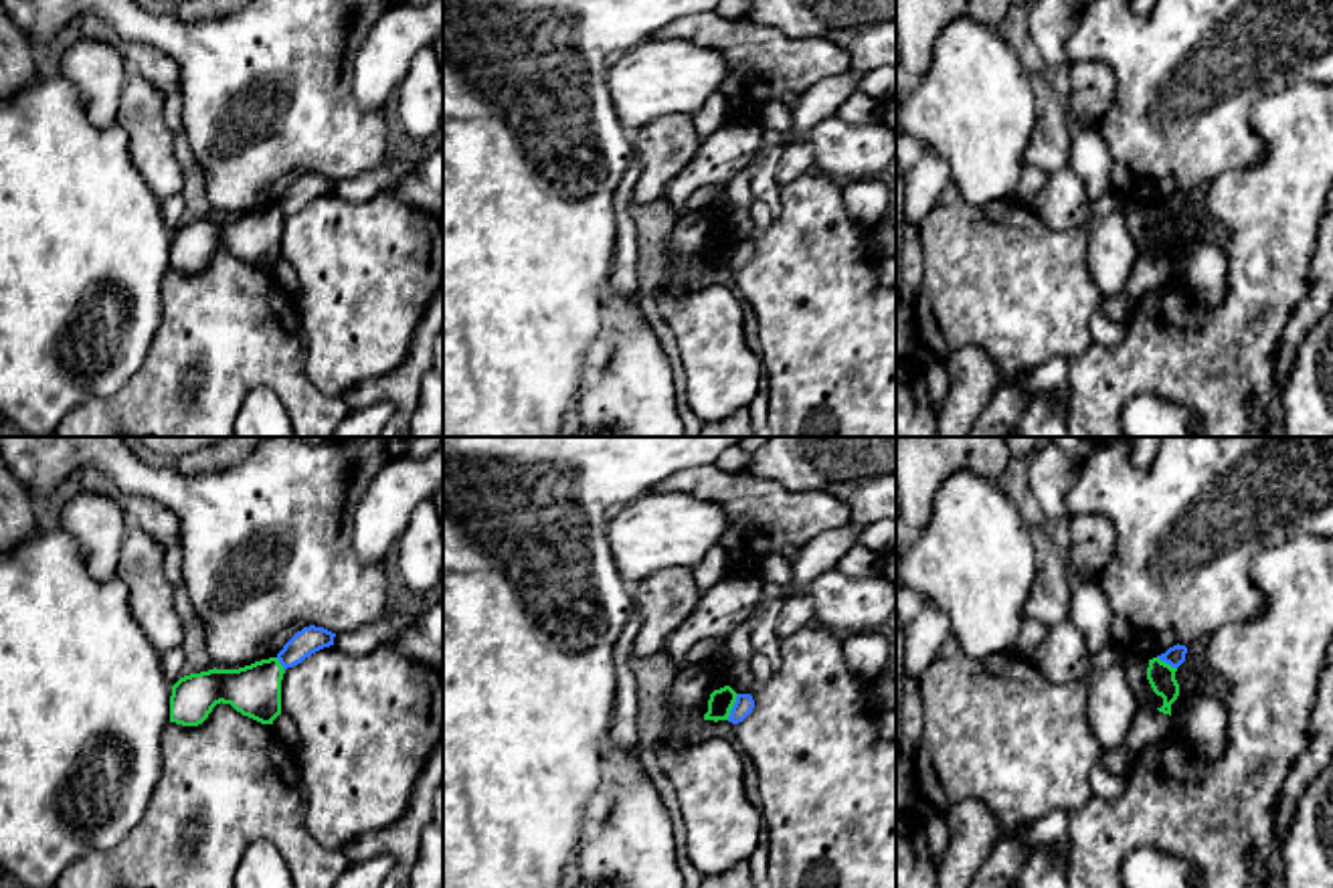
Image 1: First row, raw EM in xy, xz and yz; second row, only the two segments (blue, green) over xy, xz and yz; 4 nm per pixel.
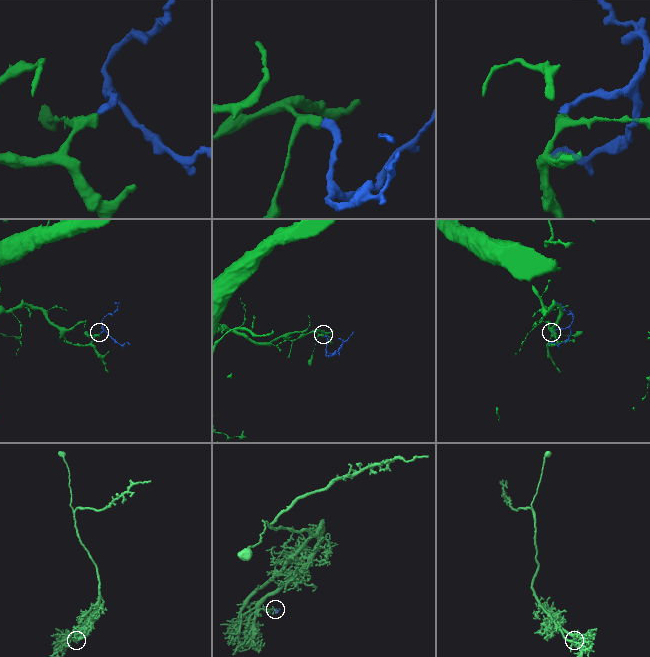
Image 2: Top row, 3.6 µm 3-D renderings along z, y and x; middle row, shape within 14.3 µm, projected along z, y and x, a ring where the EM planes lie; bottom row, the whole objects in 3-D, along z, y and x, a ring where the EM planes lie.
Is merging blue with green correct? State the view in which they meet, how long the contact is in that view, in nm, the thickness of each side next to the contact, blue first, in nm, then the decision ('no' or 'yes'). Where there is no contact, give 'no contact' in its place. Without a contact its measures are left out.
xz | 120 nm | 80/100 nm | no

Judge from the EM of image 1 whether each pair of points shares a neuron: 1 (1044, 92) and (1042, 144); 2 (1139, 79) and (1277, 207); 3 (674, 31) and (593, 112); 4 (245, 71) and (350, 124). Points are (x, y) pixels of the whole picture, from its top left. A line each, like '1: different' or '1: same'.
1: same
2: different
3: different
4: same

